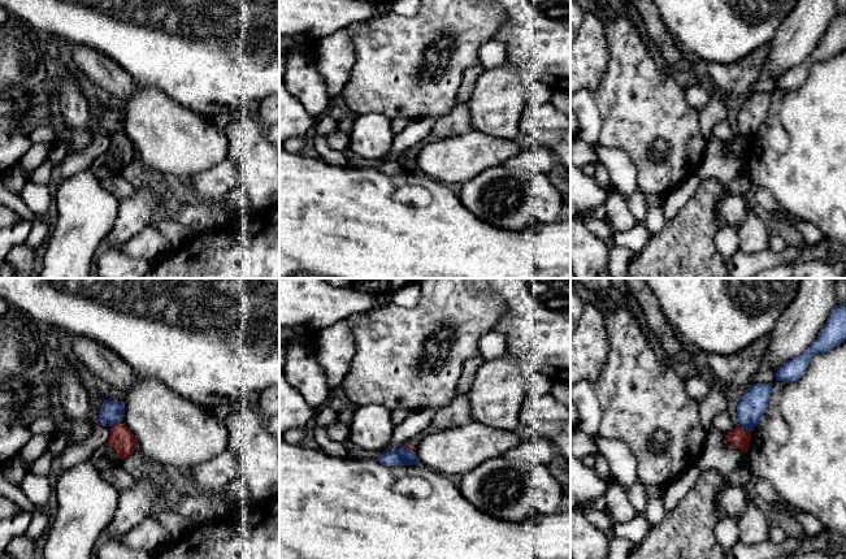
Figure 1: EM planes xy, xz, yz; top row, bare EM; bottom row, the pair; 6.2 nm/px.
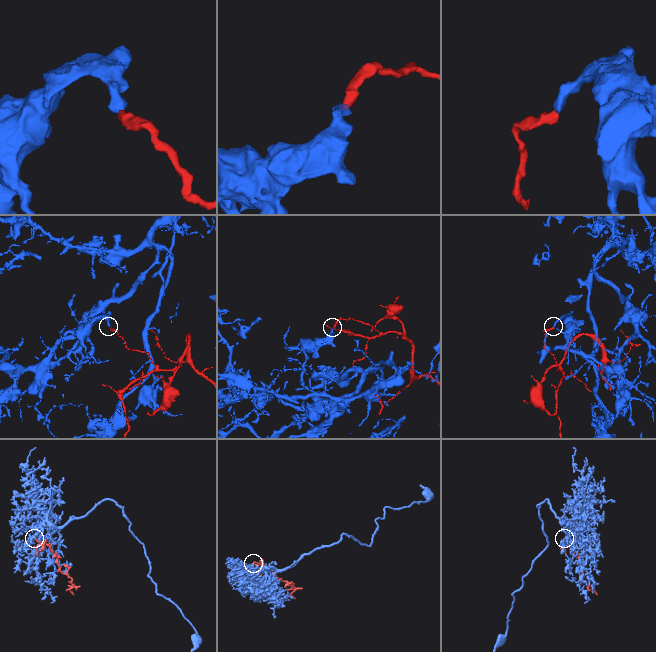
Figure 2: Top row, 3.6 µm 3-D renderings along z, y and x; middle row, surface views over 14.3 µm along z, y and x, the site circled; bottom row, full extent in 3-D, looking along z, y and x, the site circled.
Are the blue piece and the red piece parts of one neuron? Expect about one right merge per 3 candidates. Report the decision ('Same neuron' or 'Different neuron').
Different neuron

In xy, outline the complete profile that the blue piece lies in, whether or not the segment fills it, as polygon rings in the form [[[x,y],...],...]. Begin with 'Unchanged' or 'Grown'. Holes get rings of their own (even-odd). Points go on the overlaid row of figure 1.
Unchanged. [[[105,400],[99,415],[99,421],[105,422],[109,426],[120,424],[123,419],[125,403],[118,400]]]

